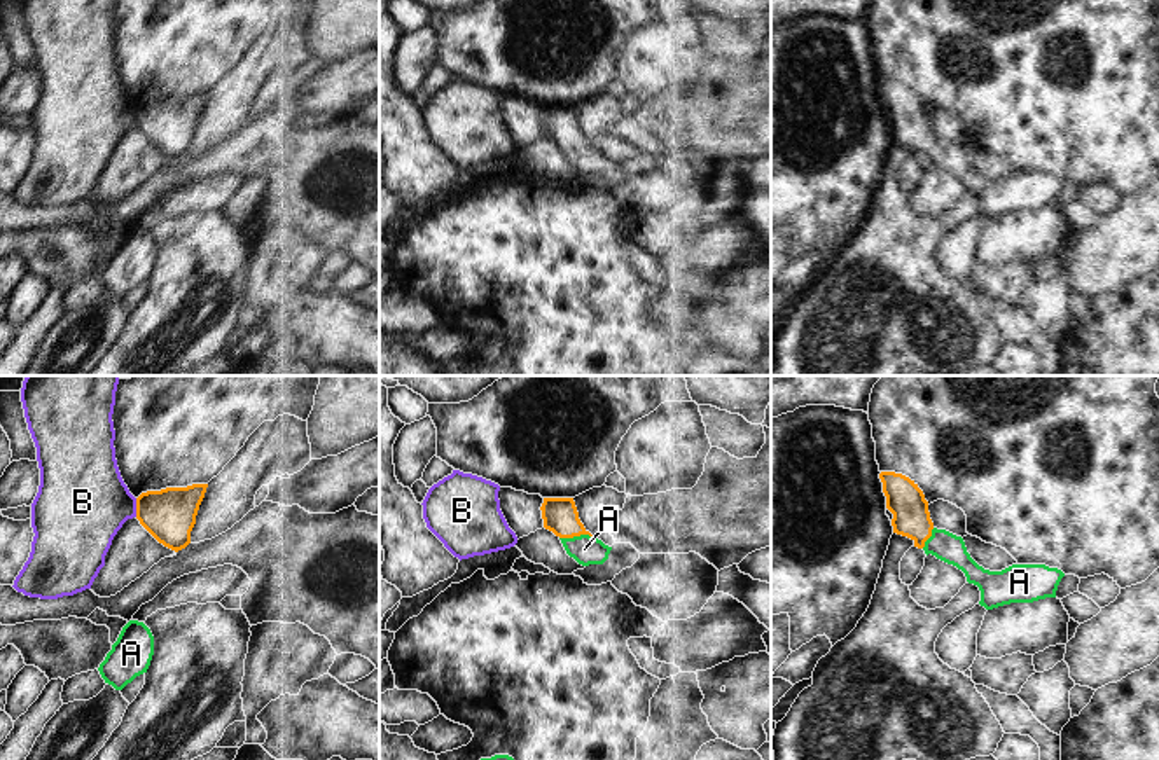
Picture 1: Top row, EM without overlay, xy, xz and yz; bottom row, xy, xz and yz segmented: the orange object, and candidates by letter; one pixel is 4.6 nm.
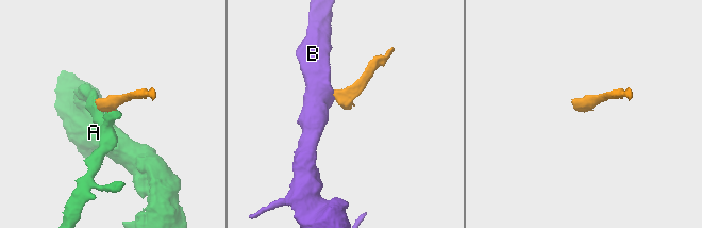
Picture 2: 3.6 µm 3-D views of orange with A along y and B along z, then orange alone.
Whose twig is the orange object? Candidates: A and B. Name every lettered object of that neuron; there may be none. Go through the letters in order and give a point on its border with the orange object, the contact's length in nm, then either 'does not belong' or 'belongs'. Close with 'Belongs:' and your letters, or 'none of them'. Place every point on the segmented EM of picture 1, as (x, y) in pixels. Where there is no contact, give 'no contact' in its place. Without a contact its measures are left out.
A: xz (576, 535) | 150 nm | belongs
B: xy (137, 507) | 90 nm | does not belong
Belongs: A

